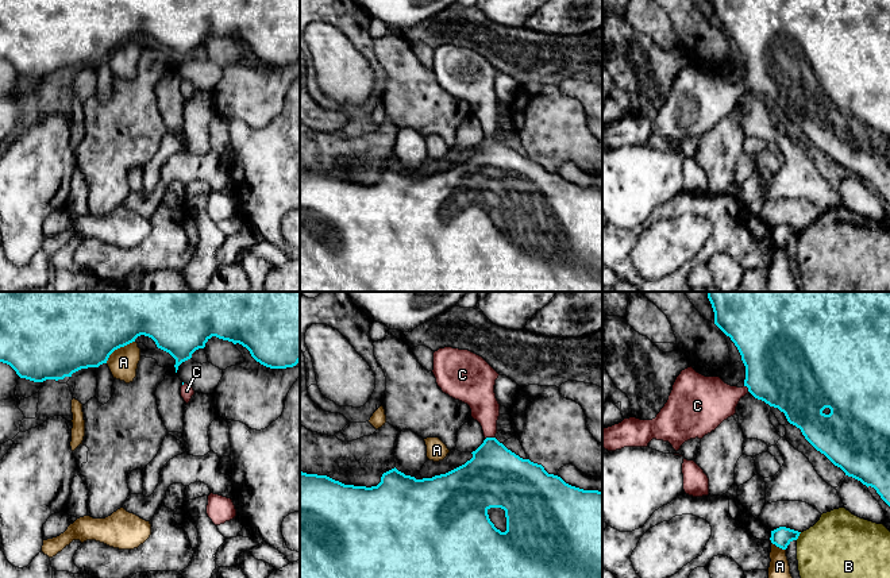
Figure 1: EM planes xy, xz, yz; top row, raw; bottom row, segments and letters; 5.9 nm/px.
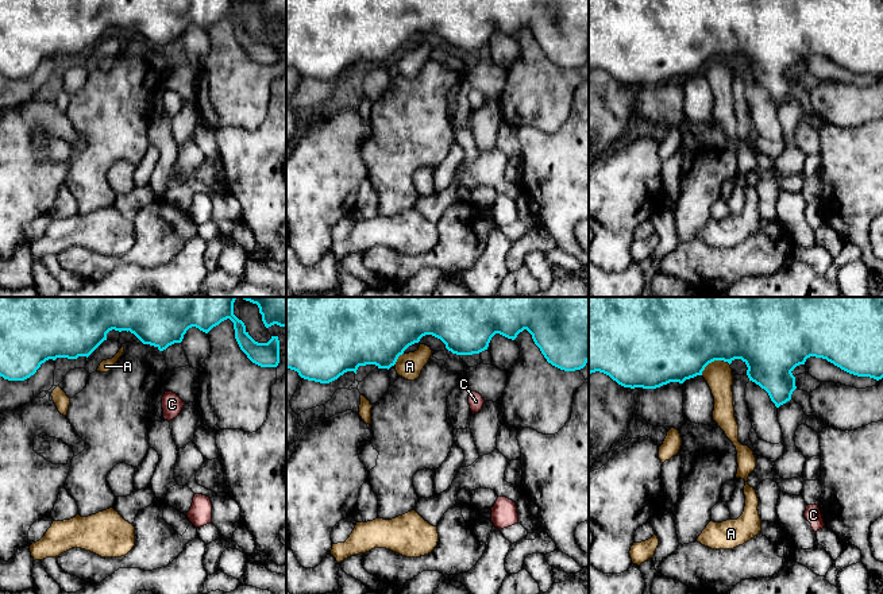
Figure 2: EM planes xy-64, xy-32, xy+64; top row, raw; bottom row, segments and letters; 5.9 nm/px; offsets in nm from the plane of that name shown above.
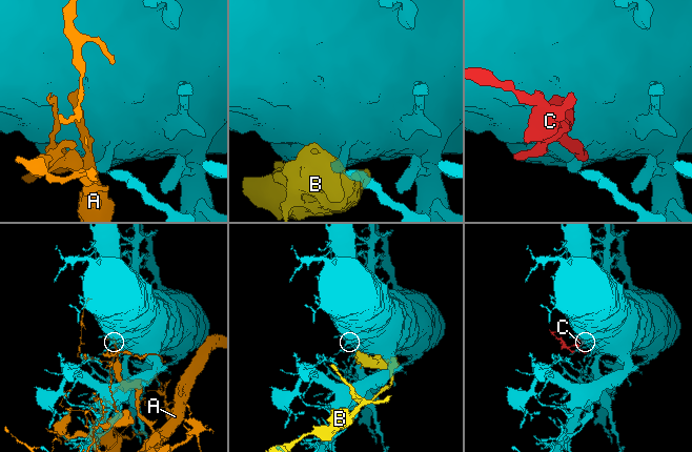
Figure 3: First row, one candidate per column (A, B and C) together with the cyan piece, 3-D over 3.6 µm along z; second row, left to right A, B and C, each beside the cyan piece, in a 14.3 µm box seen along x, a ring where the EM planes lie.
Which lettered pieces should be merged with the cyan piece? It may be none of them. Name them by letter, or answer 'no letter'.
C

